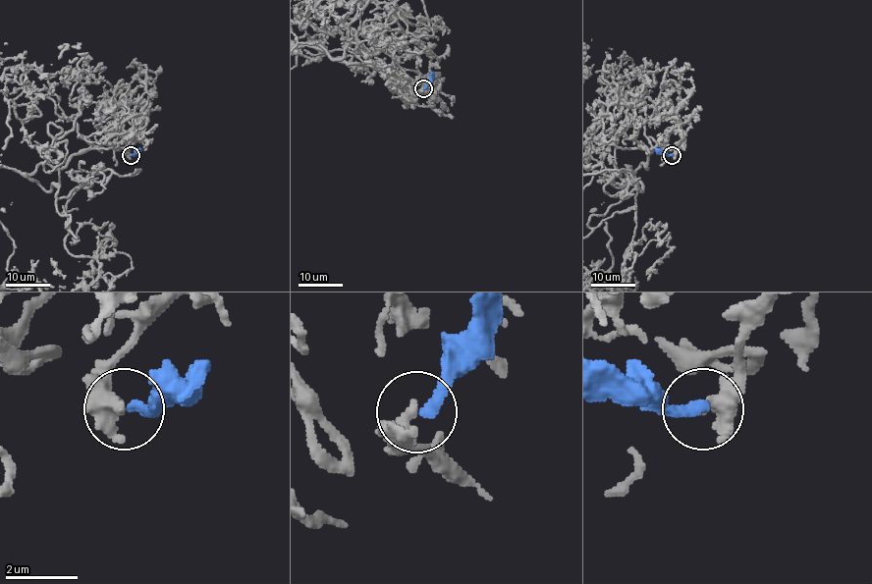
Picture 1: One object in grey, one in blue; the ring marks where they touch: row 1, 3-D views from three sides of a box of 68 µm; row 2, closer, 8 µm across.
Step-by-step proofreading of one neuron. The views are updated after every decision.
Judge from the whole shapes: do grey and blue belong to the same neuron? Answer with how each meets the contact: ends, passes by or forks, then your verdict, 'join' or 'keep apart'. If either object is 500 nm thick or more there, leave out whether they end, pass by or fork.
grey passes by; blue ends there; keep apart

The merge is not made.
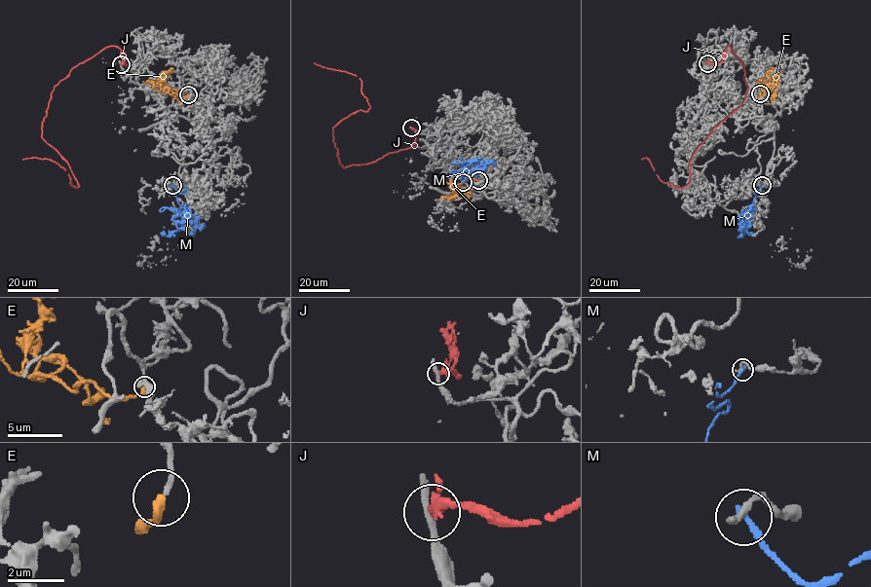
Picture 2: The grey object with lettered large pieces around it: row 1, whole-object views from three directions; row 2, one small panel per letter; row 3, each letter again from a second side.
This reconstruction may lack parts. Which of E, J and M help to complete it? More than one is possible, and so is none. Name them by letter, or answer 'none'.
E

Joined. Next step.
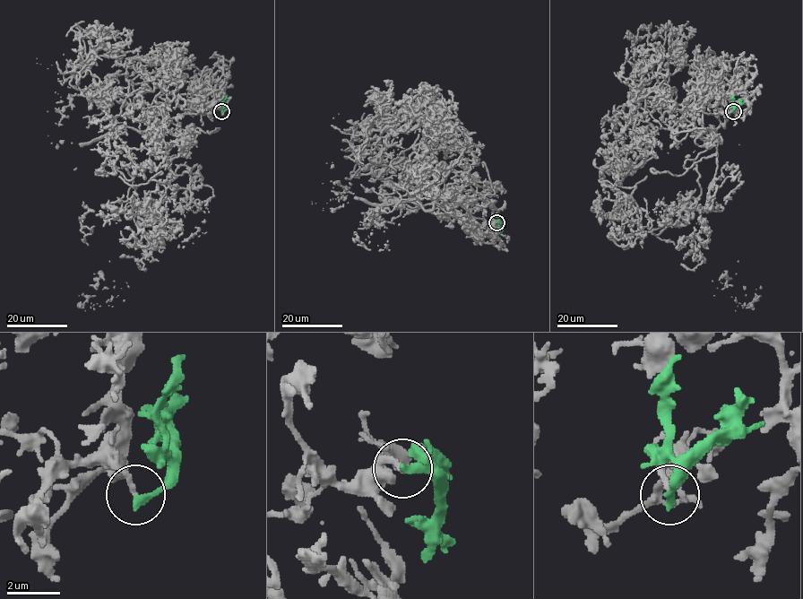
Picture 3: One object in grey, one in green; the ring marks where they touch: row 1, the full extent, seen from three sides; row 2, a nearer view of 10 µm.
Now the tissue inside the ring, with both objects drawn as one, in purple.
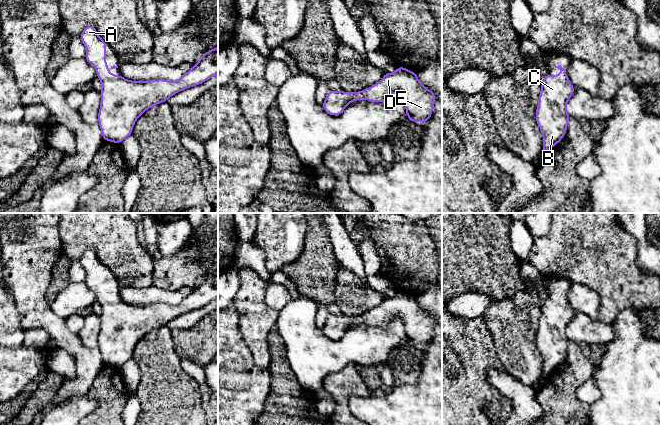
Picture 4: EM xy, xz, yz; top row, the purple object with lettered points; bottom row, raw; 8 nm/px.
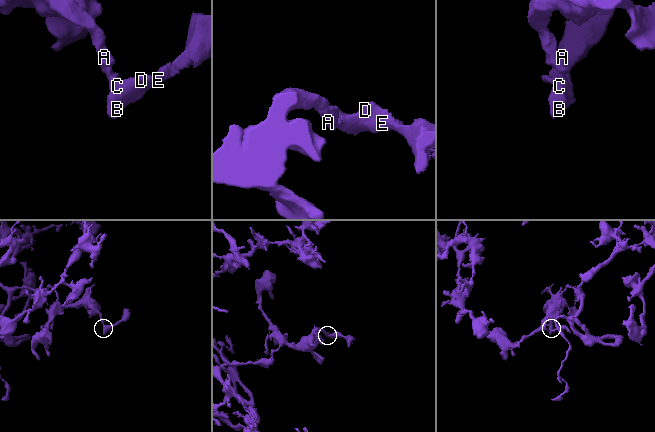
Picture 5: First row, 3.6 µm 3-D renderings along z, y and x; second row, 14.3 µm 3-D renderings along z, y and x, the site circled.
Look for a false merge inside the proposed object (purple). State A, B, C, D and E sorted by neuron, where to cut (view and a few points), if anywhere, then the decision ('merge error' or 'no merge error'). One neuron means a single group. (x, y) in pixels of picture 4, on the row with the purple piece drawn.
A B C D E; no cut; no merge error

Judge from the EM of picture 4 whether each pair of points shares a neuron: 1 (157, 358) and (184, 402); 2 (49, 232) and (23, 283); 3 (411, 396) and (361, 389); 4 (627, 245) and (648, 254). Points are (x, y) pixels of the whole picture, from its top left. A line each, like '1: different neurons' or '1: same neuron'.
1: same neuron
2: same neuron
3: different neurons
4: different neurons

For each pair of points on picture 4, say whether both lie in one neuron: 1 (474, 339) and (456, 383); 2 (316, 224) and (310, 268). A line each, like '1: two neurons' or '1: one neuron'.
1: one neuron
2: one neuron

